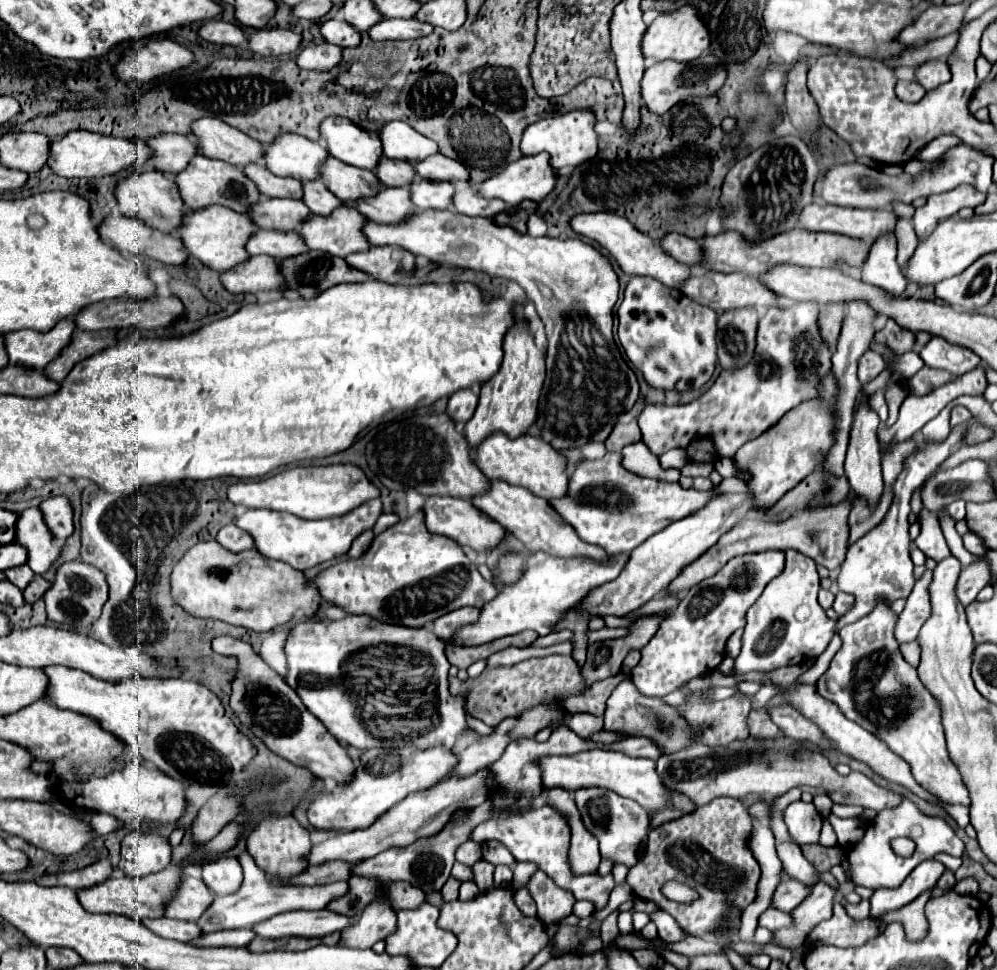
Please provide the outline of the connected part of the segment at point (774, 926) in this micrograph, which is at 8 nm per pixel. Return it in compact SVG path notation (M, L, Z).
M767 908L761 916L759 916L759 926L777 932L781 928L791 928L793 926L793 918L789 912L781 912L777 908Z

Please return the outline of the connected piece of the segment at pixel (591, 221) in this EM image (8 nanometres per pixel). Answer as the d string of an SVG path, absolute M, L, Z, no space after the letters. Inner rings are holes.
M593 212L593 214L577 214L571 218L571 228L581 234L587 236L595 242L599 242L599 246L603 246L621 266L623 272L627 274L637 274L637 276L651 276L655 280L661 280L665 286L669 288L679 288L681 282L685 278L689 278L691 270L685 264L675 262L671 256L667 256L659 244L655 244L653 238L649 238L647 234L639 232L627 218L621 218L617 214L609 214L609 212Z

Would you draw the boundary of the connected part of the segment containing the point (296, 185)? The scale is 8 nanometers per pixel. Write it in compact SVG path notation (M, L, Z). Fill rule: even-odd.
M253 162L245 166L245 176L253 180L259 194L267 198L301 198L301 182L293 178L277 178L271 174L263 162Z

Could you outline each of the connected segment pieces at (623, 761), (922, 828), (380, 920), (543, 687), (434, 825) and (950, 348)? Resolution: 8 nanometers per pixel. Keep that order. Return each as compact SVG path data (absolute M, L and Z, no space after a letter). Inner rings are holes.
M593 748L593 750L577 752L573 756L537 758L535 764L541 768L541 780L543 780L543 786L547 786L547 788L561 786L561 788L573 792L577 788L599 786L599 788L607 788L625 798L635 800L647 812L665 808L671 798L671 792L661 784L661 778L655 772L655 762L649 758L633 758L633 756L625 756L625 752Z
M901 798L901 802L889 810L881 810L877 818L865 828L865 836L851 848L847 854L851 862L851 872L853 872L853 884L855 886L867 886L867 888L897 888L909 872L919 866L923 860L931 860L935 854L951 854L951 856L963 856L965 844L961 838L957 838L955 830L949 826L949 822L941 816L929 816L917 808L915 802L909 798ZM893 838L911 838L917 848L913 856L903 858L893 852L891 840Z
M375 900L365 908L359 920L345 928L339 946L345 948L371 948L375 942L385 940L395 930L395 910L385 900Z
M545 656L545 658L529 658L513 666L497 666L497 668L485 668L479 676L467 678L461 682L457 676L449 676L449 688L453 696L463 696L465 710L477 718L483 720L489 726L501 724L505 718L517 718L521 712L539 706L539 704L559 704L559 708L565 712L565 716L573 716L577 712L587 712L593 716L603 716L605 704L615 688L623 680L623 674L611 676L607 680L593 682L593 686L587 686L581 668L571 656Z
M479 770L477 774L467 776L467 778L451 776L451 778L445 778L437 784L433 784L431 788L425 788L421 792L413 792L405 800L397 802L389 812L381 814L369 828L345 832L345 834L339 834L339 836L331 836L321 844L311 846L309 854L305 856L305 862L309 866L335 862L335 860L359 862L359 860L365 860L365 858L373 858L373 856L377 856L379 852L383 852L391 846L409 846L421 836L437 834L457 808L483 804L485 796L487 796L485 788L487 788L487 782L489 782L487 776L489 774L485 770Z
M933 336L919 350L919 356L923 358L923 362L929 368L947 370L955 376L961 376L961 374L973 370L981 362L981 358L975 352L971 352L969 348L961 348L957 344L951 344L941 336Z

